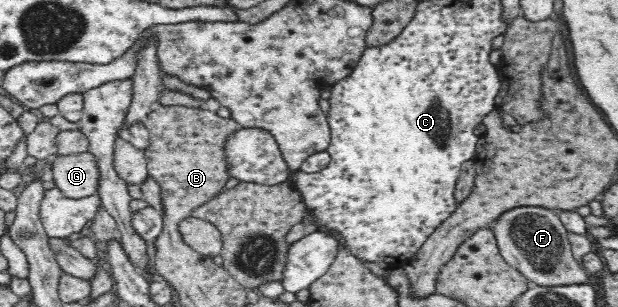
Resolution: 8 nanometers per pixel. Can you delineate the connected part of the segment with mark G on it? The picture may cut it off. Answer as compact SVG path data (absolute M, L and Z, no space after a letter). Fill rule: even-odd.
M89 151L74 155L57 154L51 161L53 180L65 197L78 199L98 194L99 169L97 169L97 163Z

